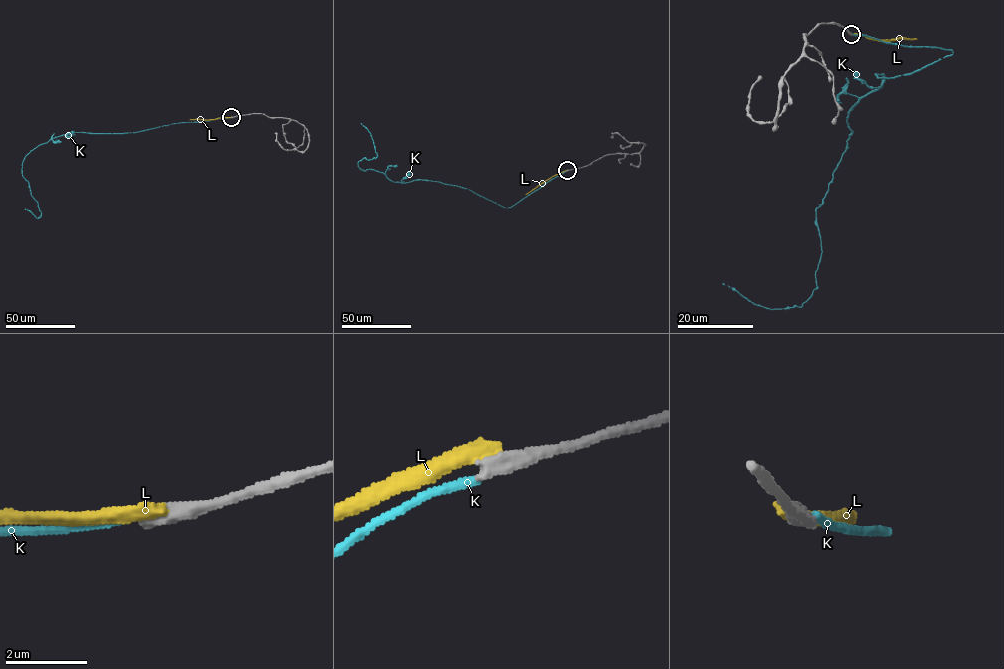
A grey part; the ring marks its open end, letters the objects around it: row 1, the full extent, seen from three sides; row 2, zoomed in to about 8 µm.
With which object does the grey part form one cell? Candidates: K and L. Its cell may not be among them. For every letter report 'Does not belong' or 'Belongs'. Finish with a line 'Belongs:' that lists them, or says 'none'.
K: Does not belong
L: Does not belong
Belongs: none

